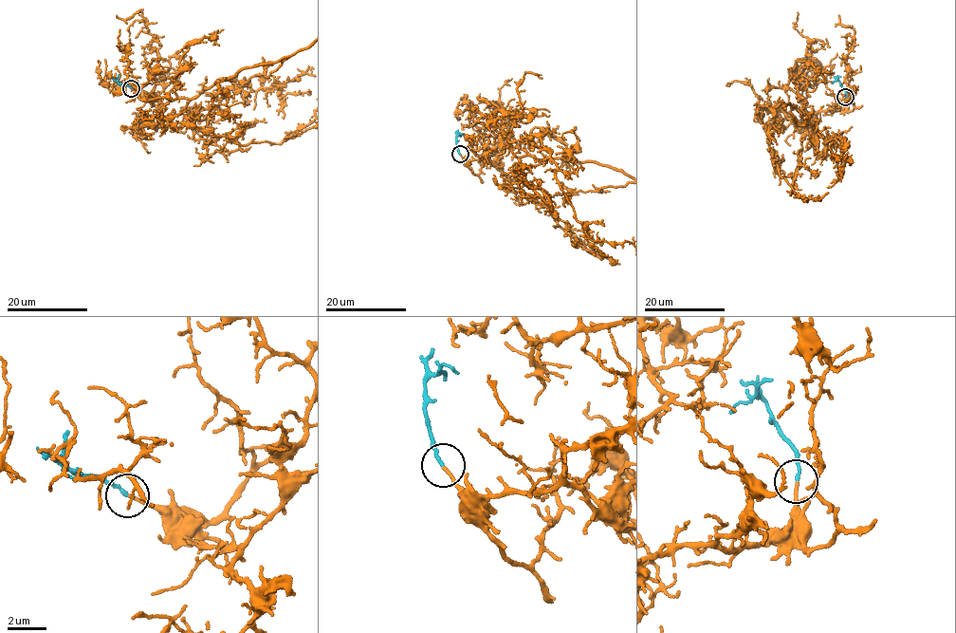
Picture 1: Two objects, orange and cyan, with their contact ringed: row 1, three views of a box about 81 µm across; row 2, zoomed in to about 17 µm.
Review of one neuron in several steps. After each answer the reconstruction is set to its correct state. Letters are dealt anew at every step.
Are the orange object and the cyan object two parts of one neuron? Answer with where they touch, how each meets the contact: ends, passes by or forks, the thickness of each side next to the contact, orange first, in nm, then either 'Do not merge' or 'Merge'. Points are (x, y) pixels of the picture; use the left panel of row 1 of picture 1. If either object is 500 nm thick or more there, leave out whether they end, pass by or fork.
Place: (131, 88). At the ring orange ends. At the ring cyan ends. Thickness 150 nm (orange) against 160 nm. Merge

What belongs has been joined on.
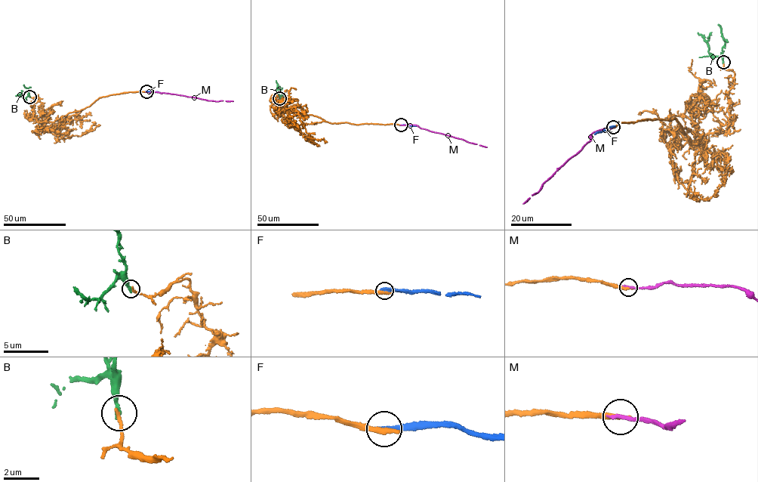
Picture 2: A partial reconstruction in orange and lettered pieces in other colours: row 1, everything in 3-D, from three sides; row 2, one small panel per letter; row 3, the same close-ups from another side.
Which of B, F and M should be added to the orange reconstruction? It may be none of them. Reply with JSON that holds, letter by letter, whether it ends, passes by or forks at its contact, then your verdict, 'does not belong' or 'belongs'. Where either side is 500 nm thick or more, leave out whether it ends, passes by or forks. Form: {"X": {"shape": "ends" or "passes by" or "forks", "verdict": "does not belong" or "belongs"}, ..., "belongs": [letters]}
{"B": {"shape": "ends", "verdict": "does not belong"}, "F": {"shape": "ends", "verdict": "does not belong"}, "M": {"shape": "ends", "verdict": "does not belong"}, "belongs": []}

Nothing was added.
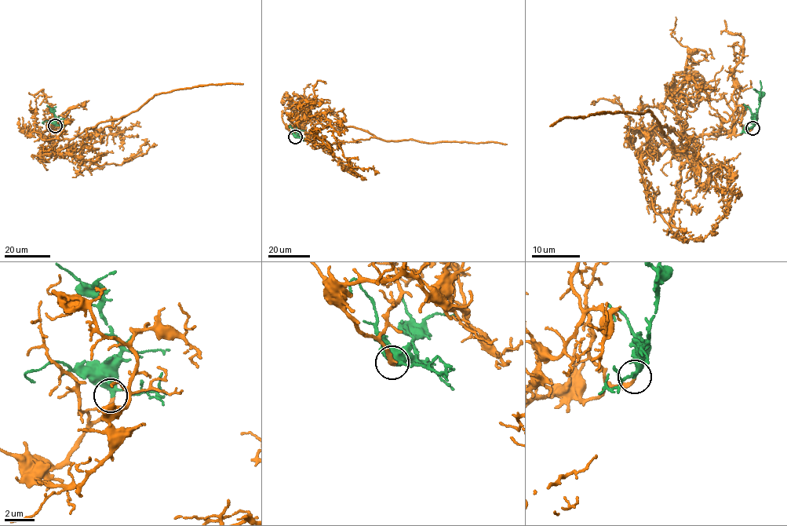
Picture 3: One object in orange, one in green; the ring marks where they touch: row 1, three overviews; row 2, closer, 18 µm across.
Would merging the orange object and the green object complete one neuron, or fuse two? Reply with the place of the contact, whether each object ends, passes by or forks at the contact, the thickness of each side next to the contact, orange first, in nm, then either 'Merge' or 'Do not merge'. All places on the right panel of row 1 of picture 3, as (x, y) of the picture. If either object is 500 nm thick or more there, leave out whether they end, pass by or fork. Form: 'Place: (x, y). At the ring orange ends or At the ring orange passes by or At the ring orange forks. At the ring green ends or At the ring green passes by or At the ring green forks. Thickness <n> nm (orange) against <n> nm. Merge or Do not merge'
Place: (752, 128). At the ring orange ends. At the ring green passes by. Thickness 240 nm (orange) against 320 nm. Merge

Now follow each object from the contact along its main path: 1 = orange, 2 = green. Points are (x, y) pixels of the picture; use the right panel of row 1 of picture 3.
1: (752, 127), (693, 140), (683, 133), (679, 140), (664, 126), (658, 131), (650, 111), (597, 113), (551, 126)
2: (752, 127), (761, 94), (759, 81)

